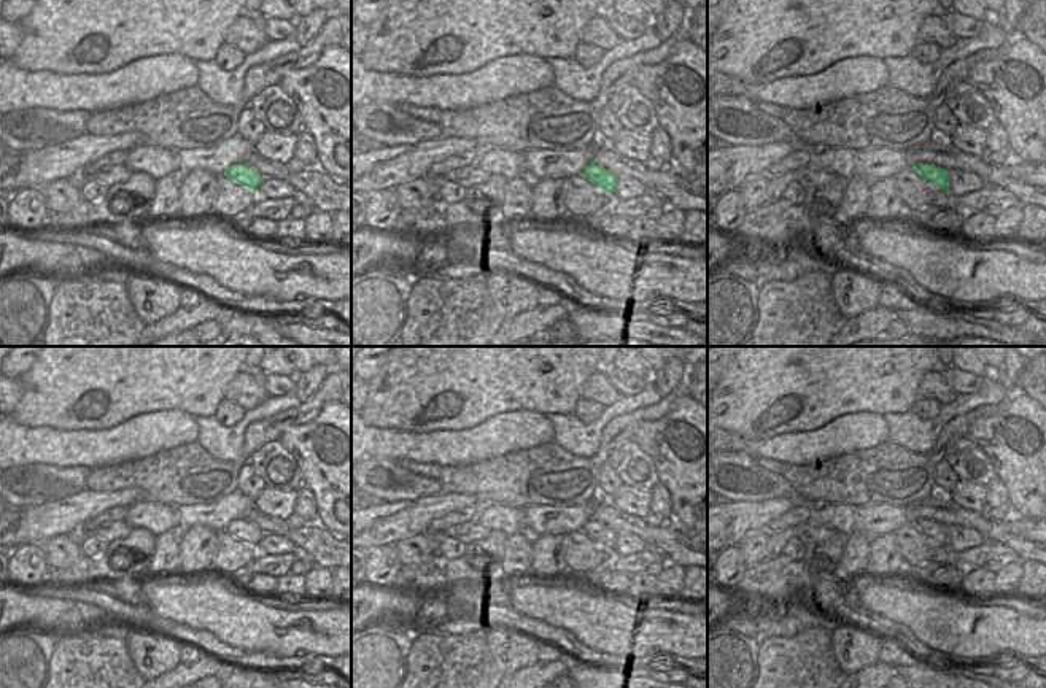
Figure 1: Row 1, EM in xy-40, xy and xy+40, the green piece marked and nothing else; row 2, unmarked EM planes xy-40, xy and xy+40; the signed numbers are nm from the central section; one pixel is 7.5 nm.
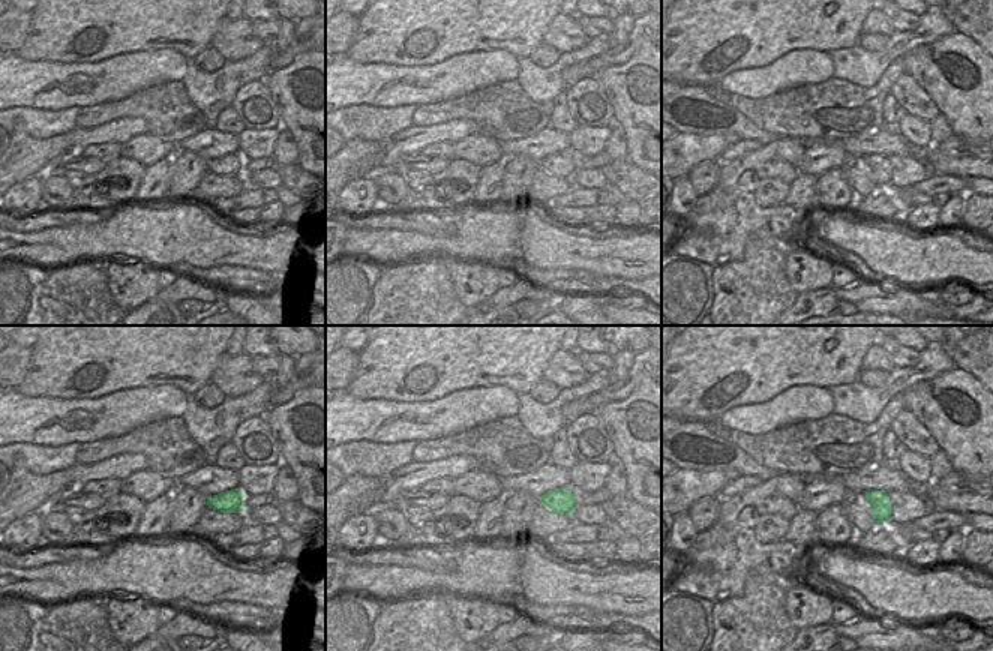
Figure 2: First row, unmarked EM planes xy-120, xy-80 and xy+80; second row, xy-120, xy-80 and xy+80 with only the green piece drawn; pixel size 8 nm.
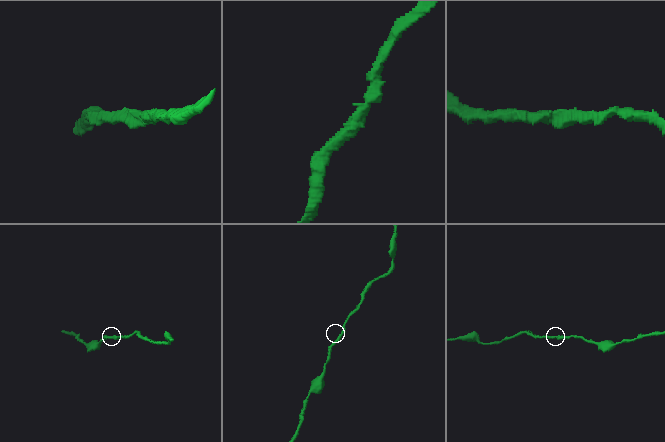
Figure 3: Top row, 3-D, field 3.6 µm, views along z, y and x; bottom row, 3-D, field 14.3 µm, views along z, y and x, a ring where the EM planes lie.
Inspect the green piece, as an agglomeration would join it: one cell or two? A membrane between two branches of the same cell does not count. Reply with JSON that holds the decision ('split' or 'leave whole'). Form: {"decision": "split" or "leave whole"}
{"decision": "leave whole"}

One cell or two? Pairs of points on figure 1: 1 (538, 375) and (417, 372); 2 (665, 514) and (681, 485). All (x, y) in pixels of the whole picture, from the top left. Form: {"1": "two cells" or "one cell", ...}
{"1": "one cell", "2": "two cells"}

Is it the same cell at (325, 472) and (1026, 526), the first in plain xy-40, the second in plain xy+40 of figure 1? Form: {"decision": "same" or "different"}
{"decision": "different"}

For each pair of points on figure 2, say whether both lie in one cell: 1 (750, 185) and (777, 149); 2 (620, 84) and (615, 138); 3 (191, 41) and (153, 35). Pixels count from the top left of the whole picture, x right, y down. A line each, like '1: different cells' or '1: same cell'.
1: different cells
2: different cells
3: same cell

